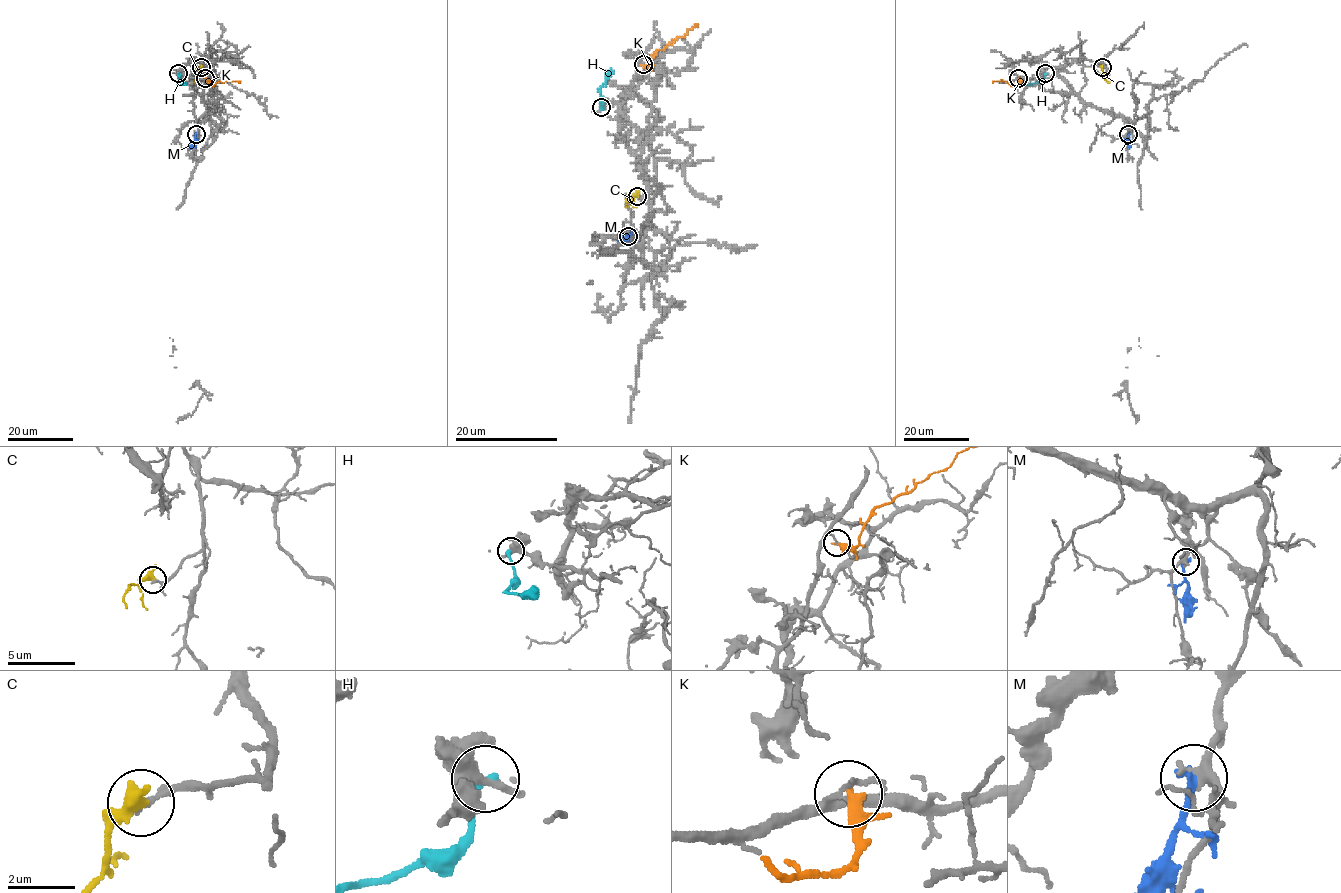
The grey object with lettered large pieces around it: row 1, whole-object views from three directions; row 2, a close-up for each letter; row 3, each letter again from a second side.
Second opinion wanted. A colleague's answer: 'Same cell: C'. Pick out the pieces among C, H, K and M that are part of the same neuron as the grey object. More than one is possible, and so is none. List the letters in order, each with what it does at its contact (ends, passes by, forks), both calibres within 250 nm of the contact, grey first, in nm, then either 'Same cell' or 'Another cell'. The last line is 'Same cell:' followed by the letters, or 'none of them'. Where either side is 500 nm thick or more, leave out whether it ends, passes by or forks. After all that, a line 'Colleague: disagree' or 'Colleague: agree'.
C: Thickness 150 nm (grey) against 550 nm. Same cell
H: It ends there. Thickness 360 nm (grey) against 280 nm. Another cell
K: It ends there. Thickness 120 nm (grey) against 320 nm. Another cell
M: It ends there. Thickness 280 nm (grey) against 280 nm. Another cell
Same cell: C
Colleague: agree

